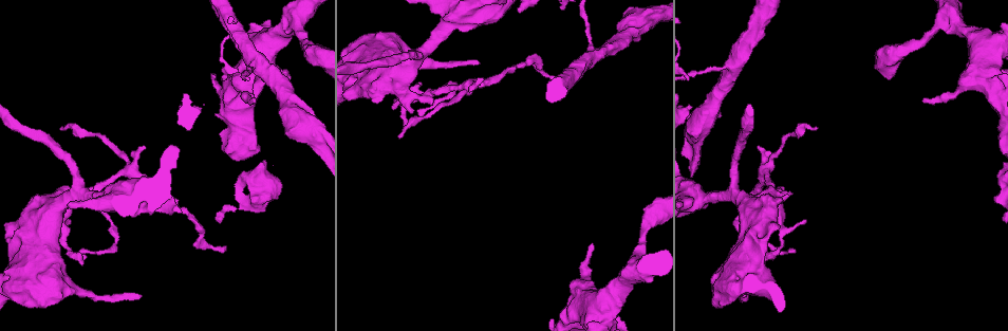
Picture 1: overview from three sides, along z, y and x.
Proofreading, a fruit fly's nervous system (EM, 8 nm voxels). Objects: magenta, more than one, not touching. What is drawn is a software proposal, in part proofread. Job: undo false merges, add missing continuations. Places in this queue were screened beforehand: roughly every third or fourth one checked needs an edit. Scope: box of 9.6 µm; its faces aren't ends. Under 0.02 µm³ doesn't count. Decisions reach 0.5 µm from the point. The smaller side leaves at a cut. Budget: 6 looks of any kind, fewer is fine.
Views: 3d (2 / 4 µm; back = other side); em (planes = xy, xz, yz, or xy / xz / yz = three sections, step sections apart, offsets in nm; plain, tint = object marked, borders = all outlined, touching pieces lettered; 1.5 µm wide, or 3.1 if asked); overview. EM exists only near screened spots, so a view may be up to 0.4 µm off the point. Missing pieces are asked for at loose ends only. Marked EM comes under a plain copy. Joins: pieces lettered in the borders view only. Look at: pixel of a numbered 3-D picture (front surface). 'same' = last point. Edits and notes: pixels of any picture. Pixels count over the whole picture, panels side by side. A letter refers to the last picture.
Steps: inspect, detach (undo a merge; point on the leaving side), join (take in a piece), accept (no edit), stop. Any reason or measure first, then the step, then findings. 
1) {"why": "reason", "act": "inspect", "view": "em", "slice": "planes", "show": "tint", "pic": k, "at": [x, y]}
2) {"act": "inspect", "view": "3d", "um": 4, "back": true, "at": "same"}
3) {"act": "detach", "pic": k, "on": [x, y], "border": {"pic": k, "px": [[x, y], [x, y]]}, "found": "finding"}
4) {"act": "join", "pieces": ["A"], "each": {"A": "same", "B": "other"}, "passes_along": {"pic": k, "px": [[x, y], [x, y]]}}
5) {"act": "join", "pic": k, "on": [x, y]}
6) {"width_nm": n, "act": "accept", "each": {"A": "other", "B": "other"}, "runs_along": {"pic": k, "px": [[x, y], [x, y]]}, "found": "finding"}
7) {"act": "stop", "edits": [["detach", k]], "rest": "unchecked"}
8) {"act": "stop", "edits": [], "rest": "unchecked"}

{"why": "branch stops here", "act": "inspect", "view": "3d", "um": 4, "back": true, "pic": 1, "at": [401, 138]}

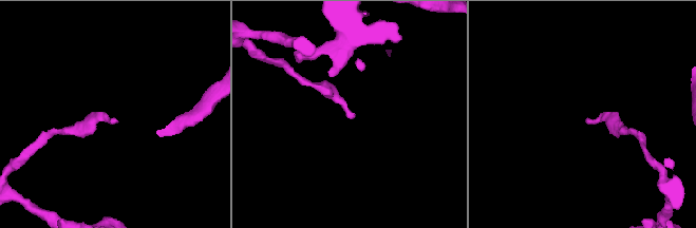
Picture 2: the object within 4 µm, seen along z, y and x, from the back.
{"why": "now the EM", "act": "inspect", "view": "em", "slice": "xz", "step": 4, "show": "borders", "pic": 2, "at": [585, 121]}

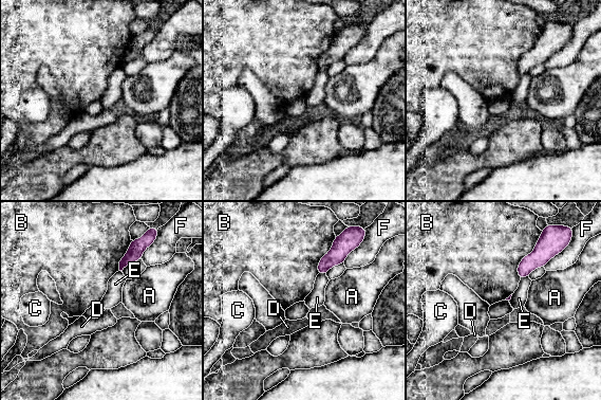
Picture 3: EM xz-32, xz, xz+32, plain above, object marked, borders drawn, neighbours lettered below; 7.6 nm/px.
{"act": "accept", "each": {"A": "other", "B": "other", "C": "other", "D": "other", "E": "other", "F": "other"}, "border": {"pic": 3, "px": [[528, 275], [520, 280]]}, "found": "none of them fits"}

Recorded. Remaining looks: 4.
{"why": "narrows sharply", "act": "inspect", "view": "3d", "um": 2, "pic": 1, "at": [428, 96]}

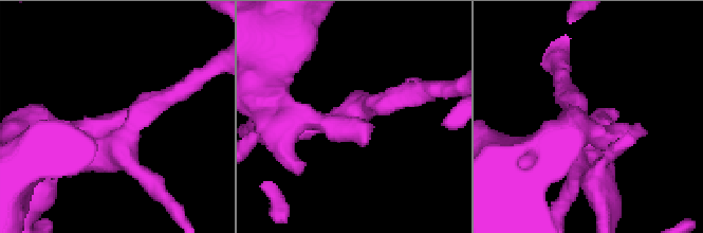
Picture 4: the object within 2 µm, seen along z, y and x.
{"arms": 3, "why": "shape alone is not enough", "act": "inspect", "view": "em", "slice": "xz", "step": 4, "show": "tint", "pic": 4, "at": [117, 141]}

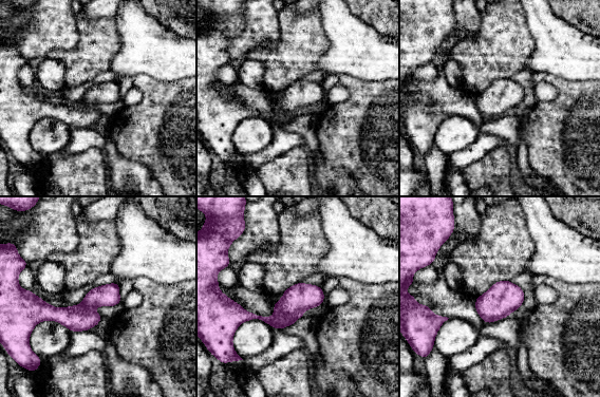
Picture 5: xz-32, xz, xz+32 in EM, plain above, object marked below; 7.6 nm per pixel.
{"act": "inspect", "view": "em", "slice": "planes", "show": "borders", "at": "same"}

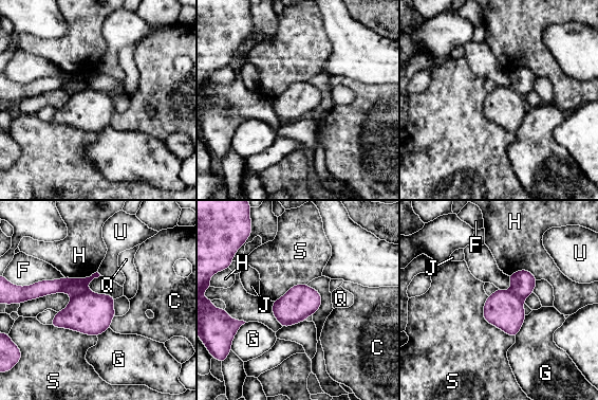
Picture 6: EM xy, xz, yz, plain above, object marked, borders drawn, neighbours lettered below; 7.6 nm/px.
{"act": "detach", "pic": 6, "on": [89, 313], "each": {"C": "other", "F": "other", "G": "other", "H": "other", "J": "other", "Q": "other", "S": "other", "U": "other"}, "found": "two neurons meet here"}

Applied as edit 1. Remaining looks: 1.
{"act": "stop", "edits": [["detach", 6]], "rest": "unchecked"}

